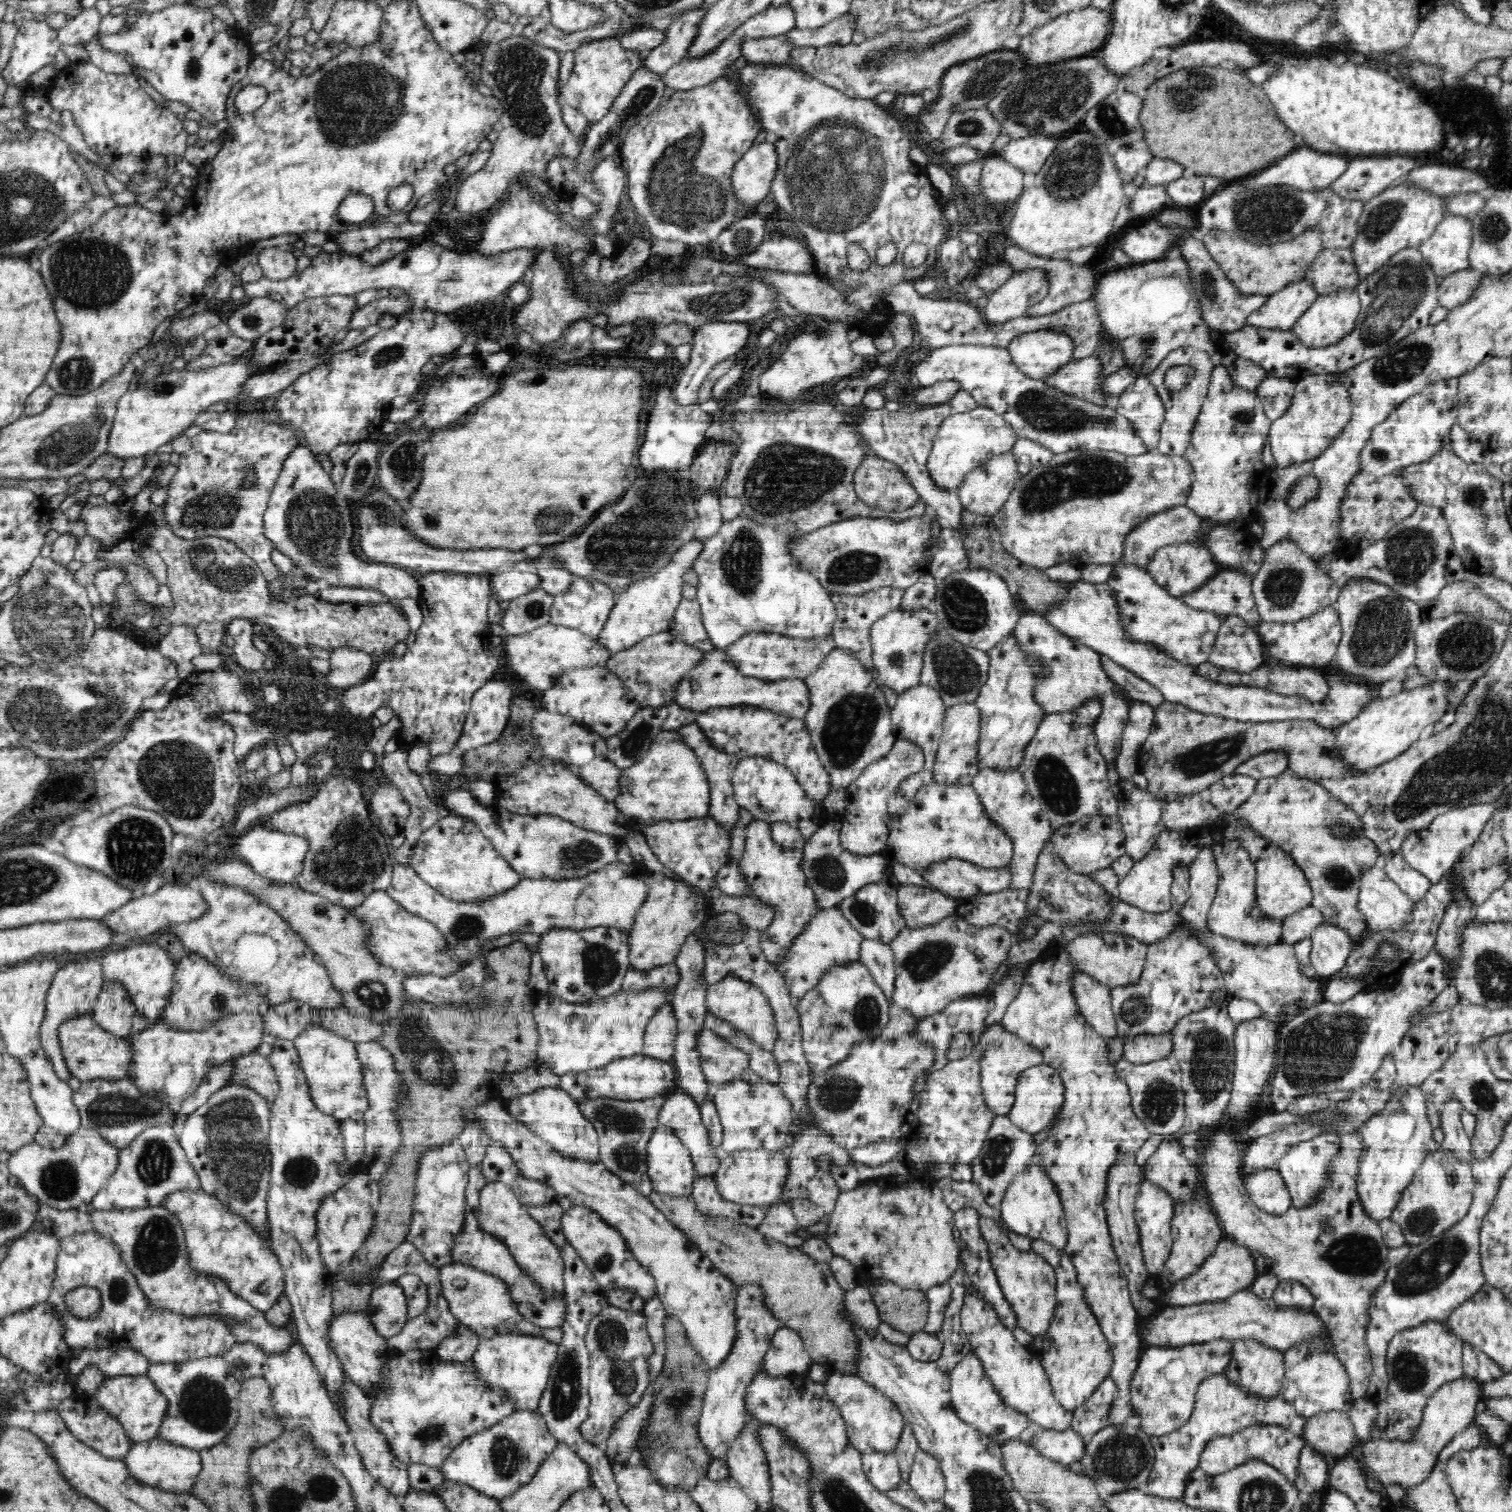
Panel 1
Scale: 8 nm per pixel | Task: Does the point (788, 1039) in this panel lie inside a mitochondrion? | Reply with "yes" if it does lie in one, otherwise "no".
no

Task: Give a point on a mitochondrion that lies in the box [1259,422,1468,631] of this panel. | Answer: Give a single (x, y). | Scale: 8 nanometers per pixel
(1410, 553)

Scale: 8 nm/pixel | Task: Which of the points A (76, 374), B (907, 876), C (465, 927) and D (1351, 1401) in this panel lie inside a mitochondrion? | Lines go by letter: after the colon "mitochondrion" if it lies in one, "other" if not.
A: mitochondrion
B: other
C: mitochondrion
D: other

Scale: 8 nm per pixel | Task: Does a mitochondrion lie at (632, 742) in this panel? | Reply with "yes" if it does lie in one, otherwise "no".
yes

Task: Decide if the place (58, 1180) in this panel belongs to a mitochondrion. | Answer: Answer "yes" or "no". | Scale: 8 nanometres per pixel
yes

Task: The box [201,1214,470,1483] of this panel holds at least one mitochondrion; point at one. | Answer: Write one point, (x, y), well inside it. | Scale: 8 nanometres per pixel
(426, 1436)

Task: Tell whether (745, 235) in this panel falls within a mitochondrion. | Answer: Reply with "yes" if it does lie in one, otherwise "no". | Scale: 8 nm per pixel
yes

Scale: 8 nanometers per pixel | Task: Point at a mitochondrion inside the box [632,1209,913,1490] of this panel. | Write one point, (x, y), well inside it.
(679, 1401)

